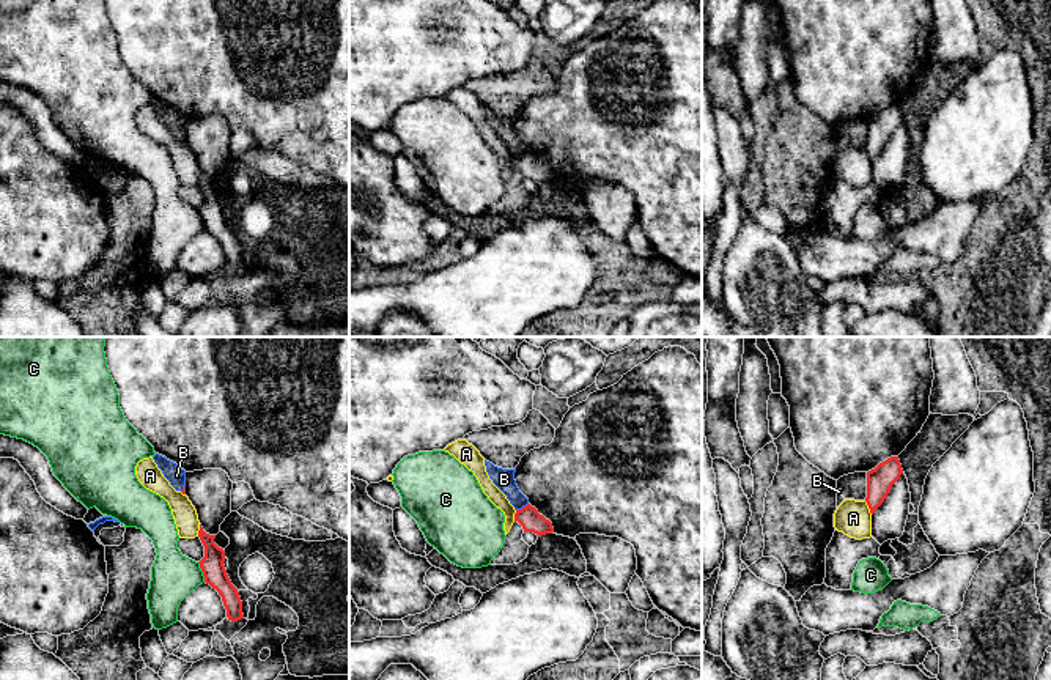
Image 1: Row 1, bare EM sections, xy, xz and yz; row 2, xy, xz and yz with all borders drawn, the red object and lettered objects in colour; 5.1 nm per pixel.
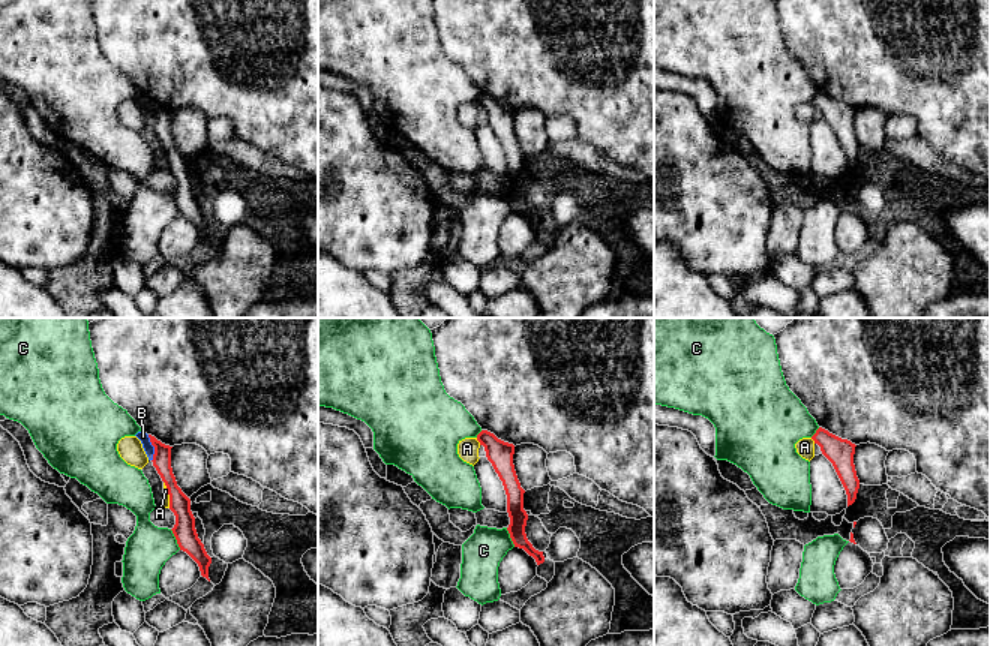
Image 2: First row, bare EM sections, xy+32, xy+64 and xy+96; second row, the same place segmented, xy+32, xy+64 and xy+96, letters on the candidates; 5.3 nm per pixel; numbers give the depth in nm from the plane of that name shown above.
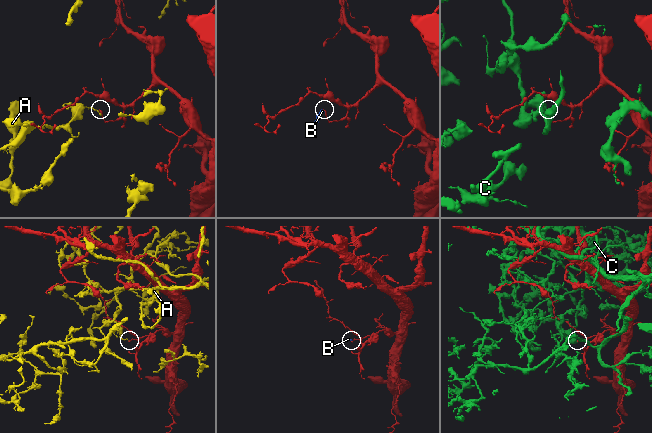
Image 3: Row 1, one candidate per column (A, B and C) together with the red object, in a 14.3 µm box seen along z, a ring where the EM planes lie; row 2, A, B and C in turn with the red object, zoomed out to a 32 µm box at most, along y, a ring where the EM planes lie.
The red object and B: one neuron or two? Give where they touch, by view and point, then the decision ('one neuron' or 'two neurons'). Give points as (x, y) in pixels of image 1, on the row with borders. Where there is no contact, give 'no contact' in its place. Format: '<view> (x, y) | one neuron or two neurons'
xz (523, 507) | two neurons

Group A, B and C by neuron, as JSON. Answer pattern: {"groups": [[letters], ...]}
{"groups": [["A"], ["B"], ["C"]]}

